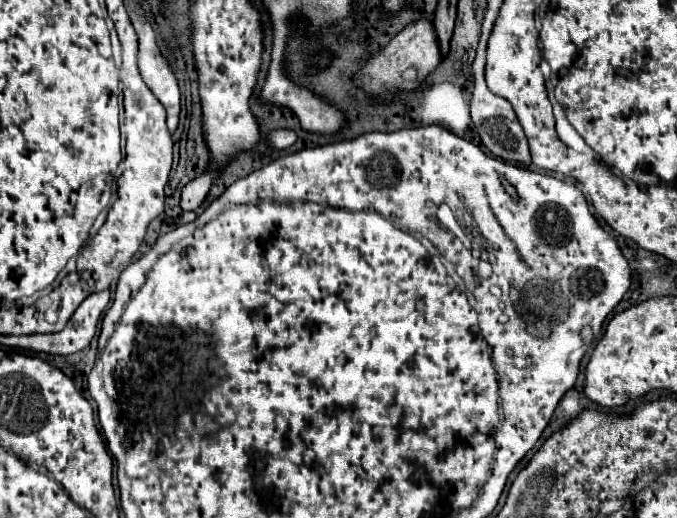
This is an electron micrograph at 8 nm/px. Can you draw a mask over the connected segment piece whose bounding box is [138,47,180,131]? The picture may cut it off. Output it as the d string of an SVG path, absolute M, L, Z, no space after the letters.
M138 47L138 69L146 87L166 107L168 129L174 131L180 115L180 89L158 47Z

